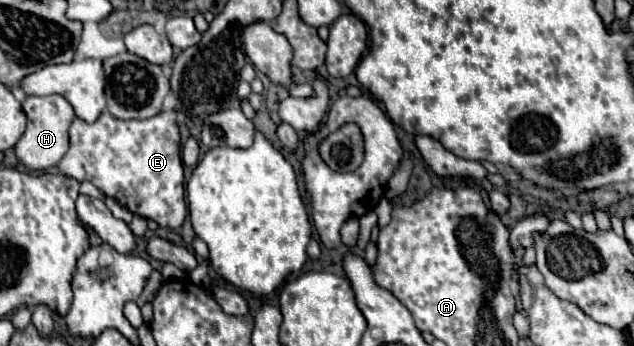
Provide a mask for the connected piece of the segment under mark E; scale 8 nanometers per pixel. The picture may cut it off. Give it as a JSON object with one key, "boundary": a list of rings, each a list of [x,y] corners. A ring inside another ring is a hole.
{"boundary":[[[103,111],[95,123],[75,119],[69,129],[69,151],[59,161],[59,171],[77,181],[91,181],[131,213],[155,221],[159,227],[179,229],[187,217],[183,189],[181,133],[175,113],[163,111],[151,119],[121,121]]]}

